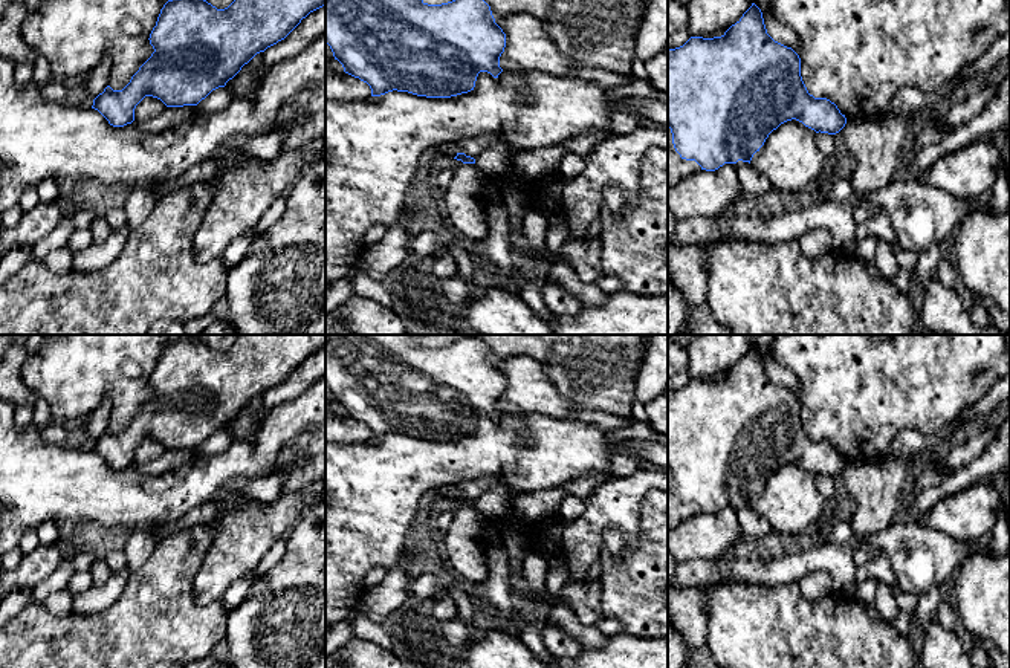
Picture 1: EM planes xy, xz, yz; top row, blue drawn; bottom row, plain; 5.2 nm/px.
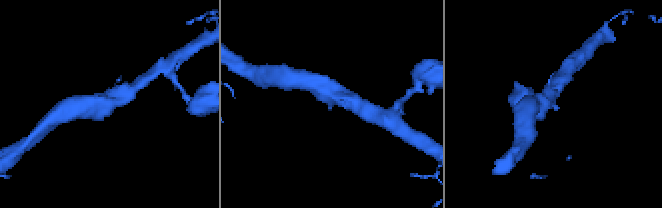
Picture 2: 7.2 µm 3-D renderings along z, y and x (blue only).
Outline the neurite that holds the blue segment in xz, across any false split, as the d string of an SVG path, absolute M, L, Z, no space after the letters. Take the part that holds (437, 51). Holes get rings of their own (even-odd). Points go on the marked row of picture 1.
M325 0L325 43L345 73L370 86L371 96L397 90L426 98L451 98L474 90L480 72L498 78L503 72L500 57L506 47L506 34L484 0L442 5L423 0Z

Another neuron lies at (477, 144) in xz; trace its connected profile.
M486 135L474 139L465 139L458 142L443 144L435 148L437 157L455 157L458 153L465 153L477 159L477 156L495 139L495 135Z

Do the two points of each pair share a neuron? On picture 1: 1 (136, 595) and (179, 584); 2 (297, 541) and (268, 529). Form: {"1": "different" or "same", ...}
{"1": "same", "2": "different"}

